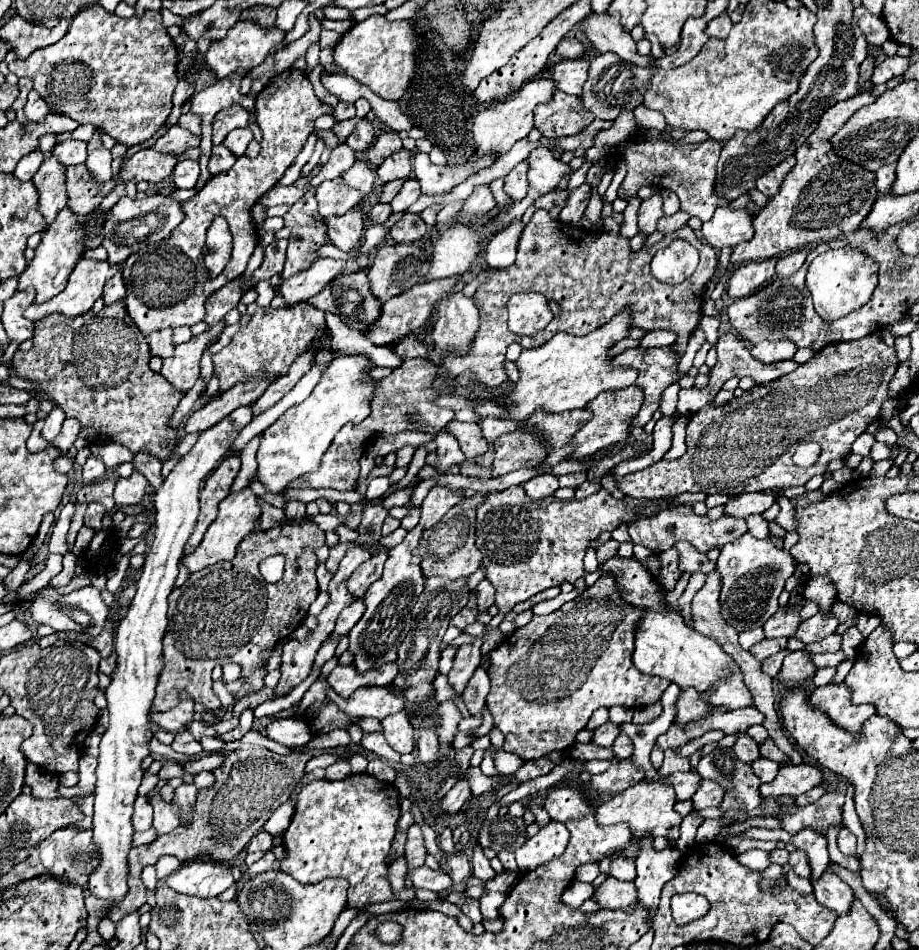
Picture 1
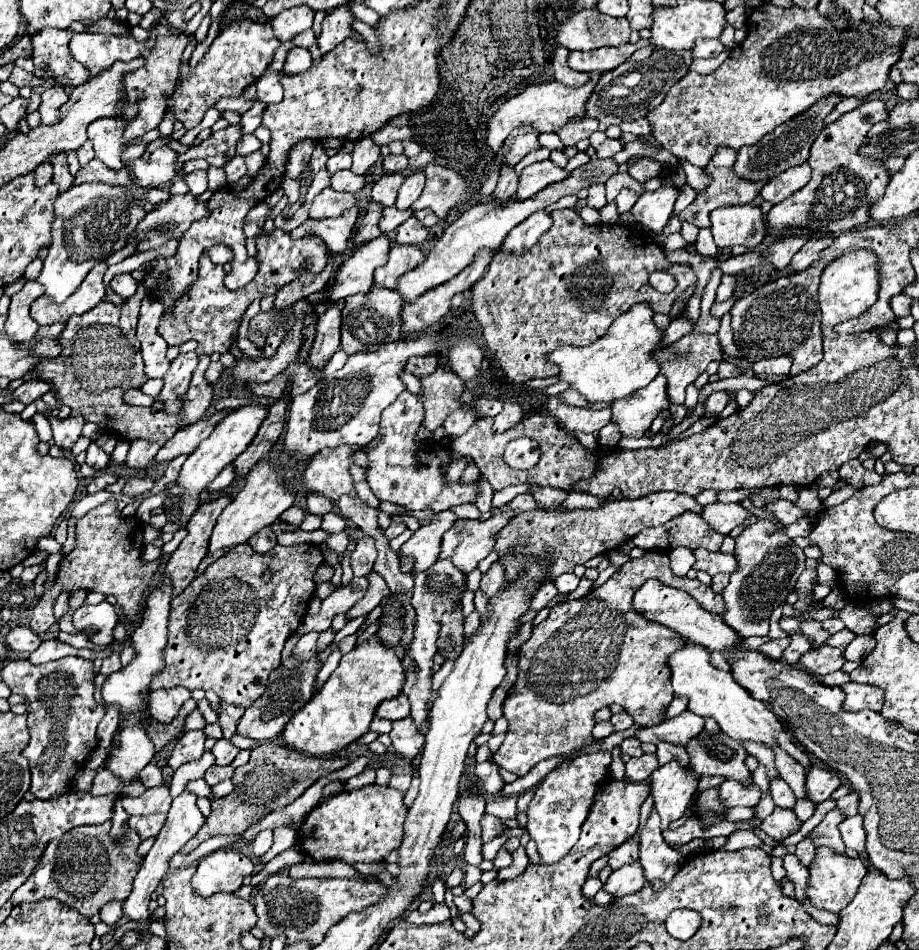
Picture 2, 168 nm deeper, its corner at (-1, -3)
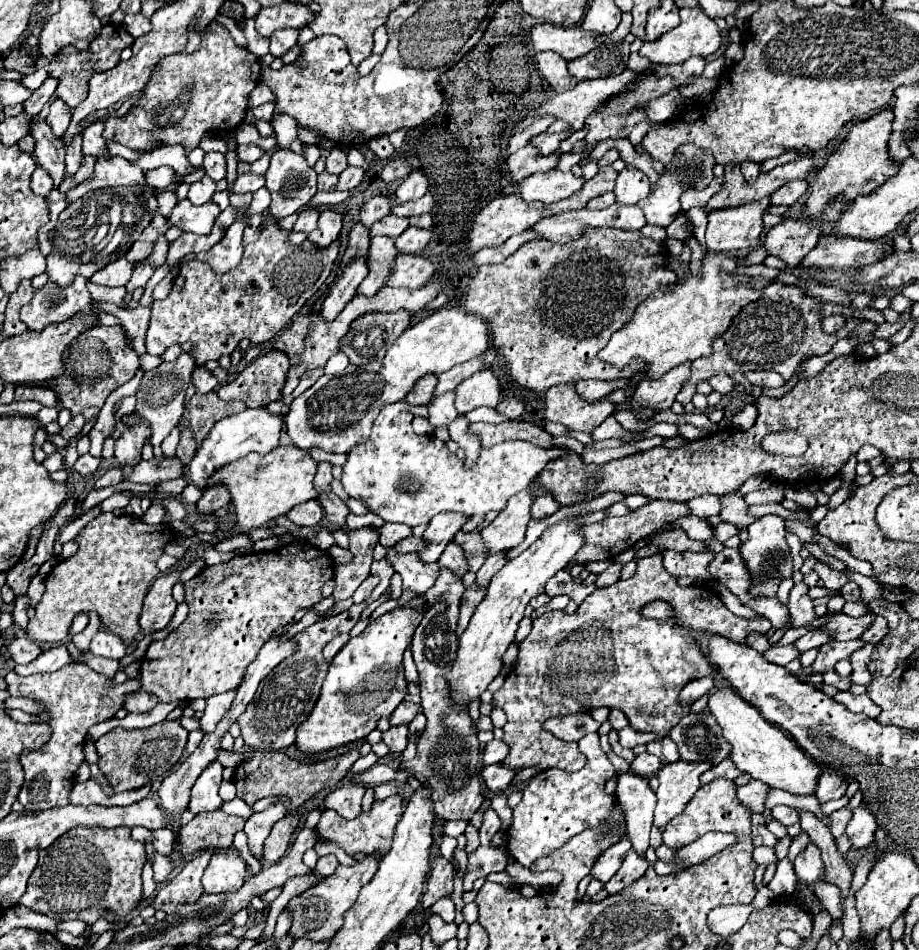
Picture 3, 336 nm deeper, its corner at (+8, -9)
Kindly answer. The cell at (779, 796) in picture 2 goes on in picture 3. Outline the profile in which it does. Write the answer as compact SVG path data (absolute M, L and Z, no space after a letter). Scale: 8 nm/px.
M785 805L773 807L771 815L773 815L773 819L777 819L779 823L783 823L785 827L789 827L789 825L793 825L793 823L799 821L799 813L797 813L795 809L791 809L791 807L785 807Z

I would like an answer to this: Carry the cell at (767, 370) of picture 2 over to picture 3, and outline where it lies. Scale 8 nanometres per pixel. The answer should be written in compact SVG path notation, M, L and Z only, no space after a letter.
M749 371L749 373L745 373L745 377L751 385L757 385L757 387L781 387L781 385L785 385L785 379L779 377L779 373L775 373L775 371Z

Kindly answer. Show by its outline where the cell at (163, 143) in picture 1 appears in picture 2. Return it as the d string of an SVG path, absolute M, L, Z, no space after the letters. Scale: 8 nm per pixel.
M158 147L148 161L136 159L126 167L132 171L142 187L160 187L176 177L176 161L178 153L174 149Z

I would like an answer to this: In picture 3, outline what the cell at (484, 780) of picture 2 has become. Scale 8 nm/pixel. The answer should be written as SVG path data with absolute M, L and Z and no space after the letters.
M495 763L495 765L487 765L481 775L483 775L487 787L493 793L501 793L501 791L505 791L509 787L509 783L517 775L517 771L507 767L507 765L503 765L503 763Z

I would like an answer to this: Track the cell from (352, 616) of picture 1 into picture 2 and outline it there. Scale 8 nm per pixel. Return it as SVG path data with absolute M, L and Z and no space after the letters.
M372 571L372 573L368 575L368 581L370 581L370 589L368 589L366 597L364 597L362 601L358 601L358 603L346 613L348 621L352 621L352 619L356 619L356 617L362 617L362 615L368 615L368 613L390 593L386 581L384 581L378 573Z

